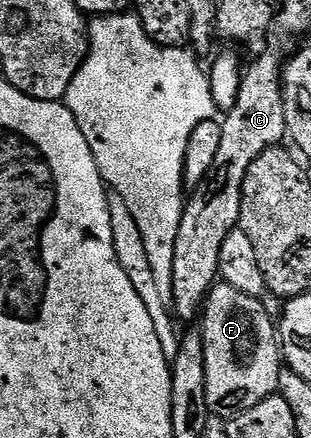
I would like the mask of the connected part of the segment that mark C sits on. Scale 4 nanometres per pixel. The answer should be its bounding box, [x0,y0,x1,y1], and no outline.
[170,49,288,323]

